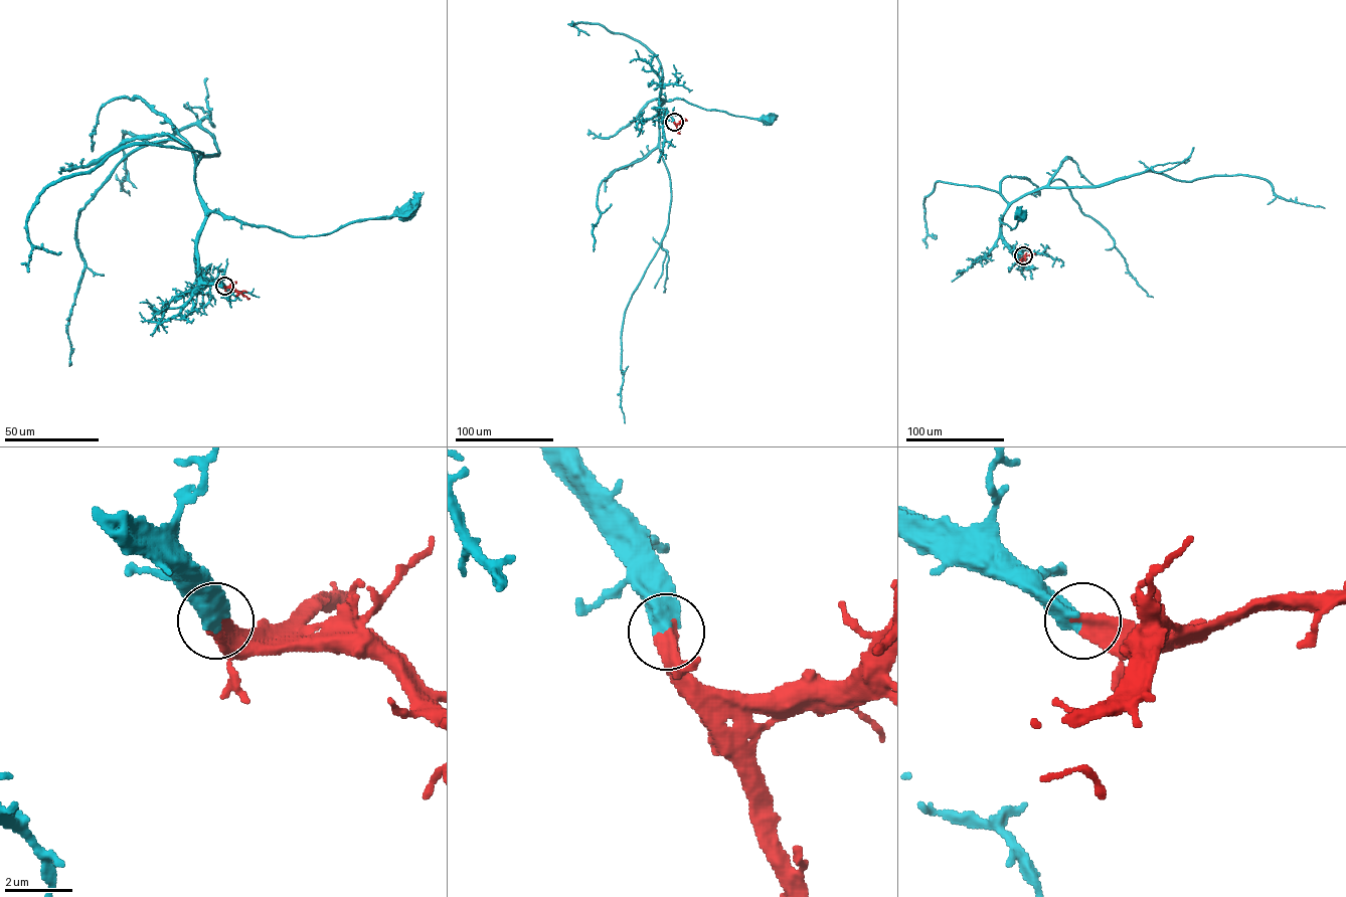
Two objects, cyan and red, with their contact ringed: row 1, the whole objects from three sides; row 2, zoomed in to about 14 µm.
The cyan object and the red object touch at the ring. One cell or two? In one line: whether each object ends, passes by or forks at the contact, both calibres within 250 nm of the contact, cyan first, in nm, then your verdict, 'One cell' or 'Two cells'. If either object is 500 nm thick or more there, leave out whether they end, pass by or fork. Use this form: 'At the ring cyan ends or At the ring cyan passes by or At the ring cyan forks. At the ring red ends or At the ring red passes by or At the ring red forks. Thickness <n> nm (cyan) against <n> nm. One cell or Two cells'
Thickness 550 nm (cyan) against 550 nm. One cell

